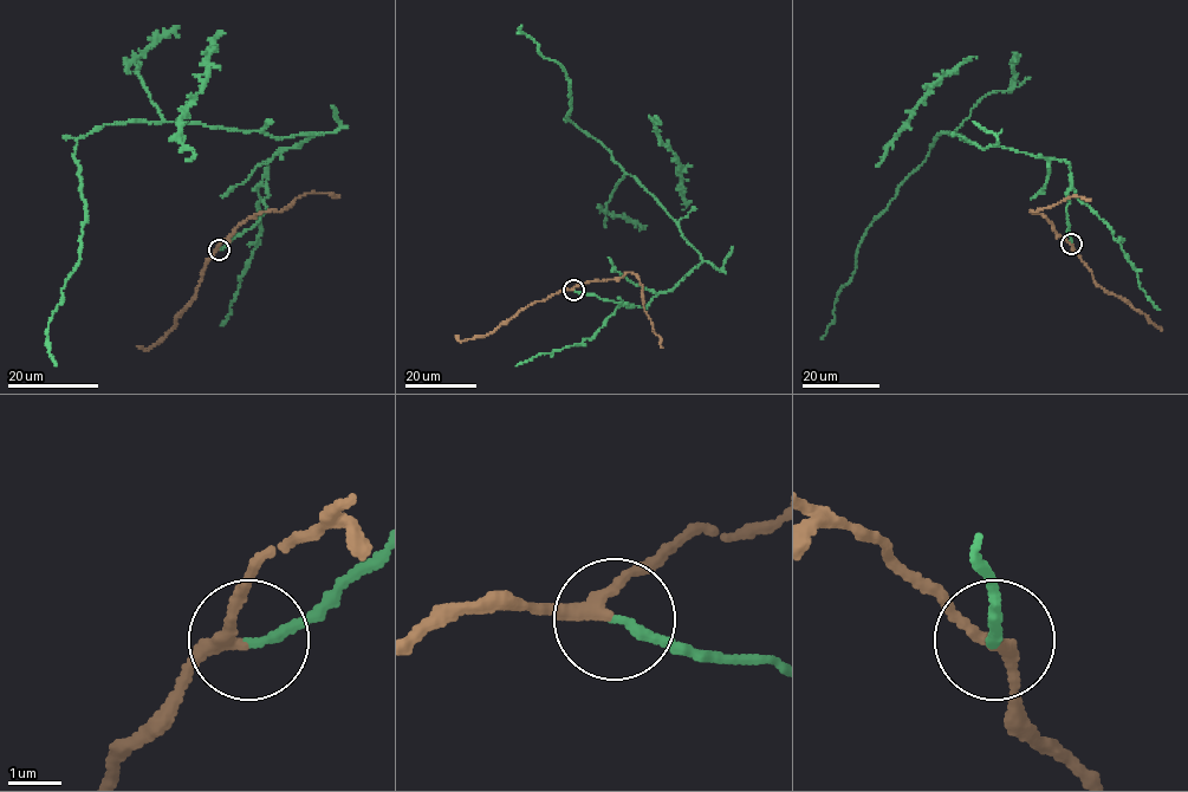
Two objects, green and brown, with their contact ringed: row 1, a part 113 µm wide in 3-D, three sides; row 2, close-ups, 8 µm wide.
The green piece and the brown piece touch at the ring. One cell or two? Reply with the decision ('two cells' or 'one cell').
two cells

